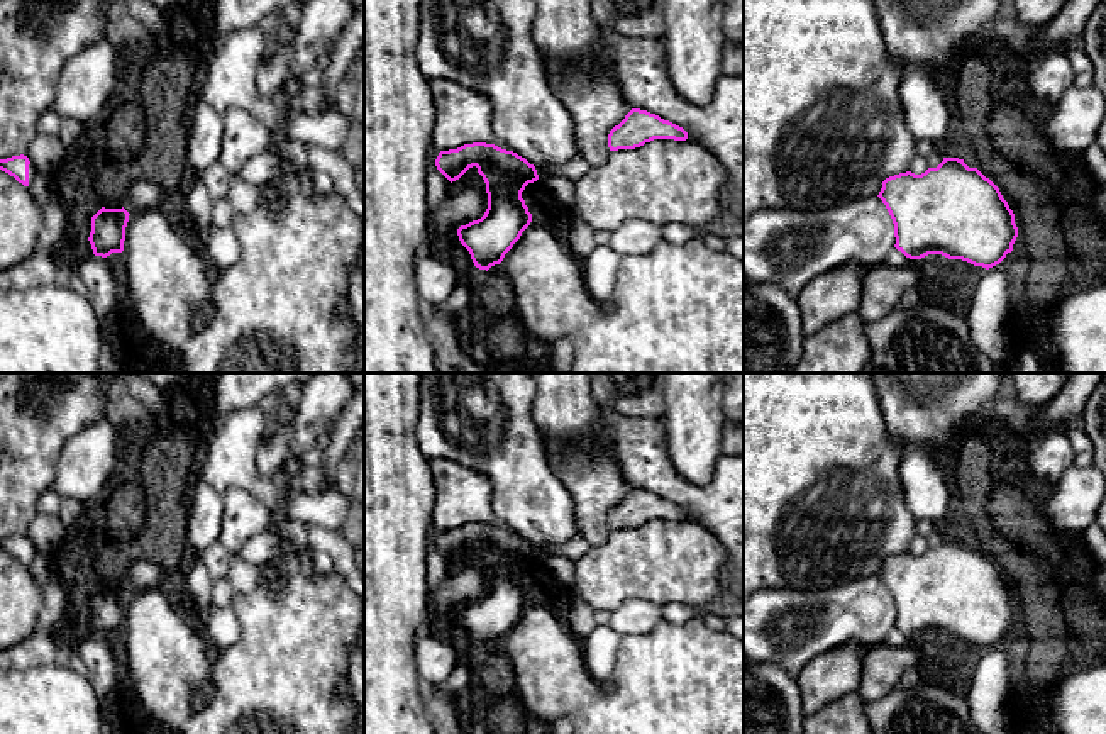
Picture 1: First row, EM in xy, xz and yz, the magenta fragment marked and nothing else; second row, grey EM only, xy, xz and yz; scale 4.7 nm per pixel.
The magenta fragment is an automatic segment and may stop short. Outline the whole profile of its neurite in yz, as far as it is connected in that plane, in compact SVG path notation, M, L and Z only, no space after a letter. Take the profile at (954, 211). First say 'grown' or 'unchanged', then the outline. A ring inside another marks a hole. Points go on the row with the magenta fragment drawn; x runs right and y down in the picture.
unchanged; M943 158L937 168L928 168L921 175L911 171L889 176L882 181L877 195L886 205L894 224L894 247L910 259L921 259L928 254L942 254L948 259L962 259L986 270L999 264L1018 237L1015 214L1003 198L999 188L977 168L969 168L964 159Z

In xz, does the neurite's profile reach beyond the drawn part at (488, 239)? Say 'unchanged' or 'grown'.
unchanged

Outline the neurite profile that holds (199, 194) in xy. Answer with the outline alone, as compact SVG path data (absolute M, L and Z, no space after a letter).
M200 180L186 193L185 205L181 207L181 214L185 214L191 219L190 209L195 203L203 203L207 207L213 207L213 198L210 197L207 186Z

